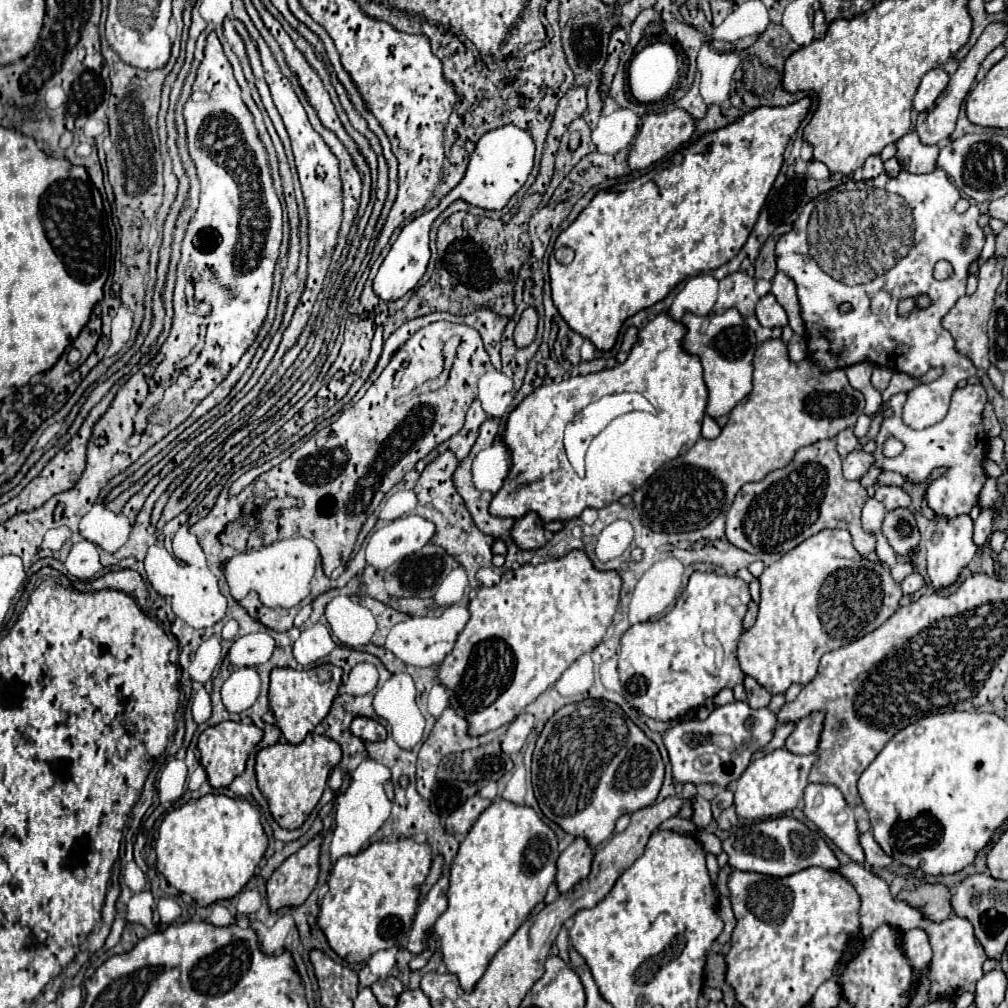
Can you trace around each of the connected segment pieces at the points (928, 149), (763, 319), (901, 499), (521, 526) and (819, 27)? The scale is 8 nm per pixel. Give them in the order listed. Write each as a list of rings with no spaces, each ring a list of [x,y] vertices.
[[[907,132],[903,138],[895,142],[897,154],[895,158],[901,164],[901,170],[911,172],[911,174],[925,174],[933,172],[937,168],[937,146],[925,146],[921,144],[919,136],[915,132]]]
[[[767,294],[757,302],[757,320],[761,322],[761,326],[767,328],[775,328],[775,326],[783,328],[787,324],[787,314],[783,306],[775,300],[775,296]]]
[[[877,484],[873,498],[879,500],[879,502],[883,502],[887,510],[889,508],[899,508],[899,506],[907,508],[911,504],[911,498],[909,498],[909,494],[903,488],[899,488],[899,486],[887,486],[887,484]]]
[[[527,512],[525,516],[515,520],[511,528],[511,538],[523,550],[537,550],[547,542],[543,522],[535,512]]]
[[[817,10],[813,16],[813,30],[815,30],[815,38],[823,38],[827,32],[827,22],[825,22],[821,10]]]

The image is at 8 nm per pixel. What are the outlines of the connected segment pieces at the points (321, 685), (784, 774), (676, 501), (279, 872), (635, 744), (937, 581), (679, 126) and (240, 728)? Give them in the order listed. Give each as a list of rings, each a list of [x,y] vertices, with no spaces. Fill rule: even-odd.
[[[321,664],[313,670],[293,670],[293,668],[273,668],[269,682],[269,706],[275,724],[291,744],[303,742],[303,738],[313,732],[313,728],[327,716],[333,698],[341,686],[343,670],[333,664]]]
[[[785,748],[773,750],[765,754],[763,758],[751,762],[747,770],[741,774],[735,786],[735,808],[741,818],[749,820],[763,820],[763,818],[775,818],[781,816],[789,810],[793,810],[799,800],[803,798],[803,790],[807,786],[807,776],[811,766],[815,764],[817,756],[815,754],[793,754]]]
[[[771,338],[757,344],[753,356],[753,390],[729,412],[729,422],[721,428],[721,434],[713,440],[699,438],[687,454],[665,462],[633,492],[633,504],[641,514],[643,524],[655,532],[691,532],[703,528],[719,516],[719,512],[725,512],[731,506],[733,496],[743,484],[763,480],[769,472],[789,464],[797,448],[815,444],[817,440],[835,438],[837,432],[855,426],[857,418],[863,414],[863,394],[849,384],[845,372],[833,370],[829,374],[819,374],[817,386],[809,386],[807,380],[811,380],[811,376],[817,376],[817,368],[809,360],[791,362],[783,340]]]
[[[323,832],[309,840],[299,852],[291,854],[267,880],[267,902],[271,910],[301,906],[313,892],[319,876],[319,850]]]
[[[587,698],[559,708],[547,720],[533,750],[533,790],[541,812],[565,832],[585,838],[591,848],[599,846],[613,834],[619,816],[633,814],[655,802],[663,784],[663,774],[665,764],[655,742],[643,734],[621,706],[601,698]]]
[[[961,514],[955,518],[935,516],[923,534],[923,544],[927,548],[927,572],[935,590],[949,586],[957,580],[959,572],[971,562],[975,556],[975,542],[973,542],[973,520],[969,514]]]
[[[681,108],[645,116],[627,158],[629,168],[645,170],[651,164],[663,160],[667,154],[681,148],[685,142],[691,140],[695,132],[695,122],[697,120]]]
[[[241,720],[241,722],[221,722],[217,726],[209,726],[201,736],[199,736],[199,752],[201,752],[201,764],[207,772],[207,778],[211,782],[213,788],[223,788],[229,786],[239,774],[243,774],[245,770],[245,762],[251,754],[251,750],[261,742],[263,738],[263,730],[257,728],[253,722],[249,720]]]

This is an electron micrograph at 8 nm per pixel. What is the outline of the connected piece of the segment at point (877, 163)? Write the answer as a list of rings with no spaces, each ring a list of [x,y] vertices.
[[[871,156],[871,158],[865,160],[865,164],[863,164],[863,180],[873,180],[881,172],[885,172],[885,170],[883,170],[883,162],[881,162],[879,156]]]

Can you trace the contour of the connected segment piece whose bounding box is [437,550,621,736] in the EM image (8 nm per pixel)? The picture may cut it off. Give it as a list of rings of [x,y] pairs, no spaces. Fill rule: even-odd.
[[[571,550],[561,558],[537,566],[523,564],[517,570],[507,570],[499,584],[481,586],[469,602],[471,618],[465,630],[457,636],[455,648],[437,670],[437,678],[449,688],[451,708],[469,720],[469,736],[481,736],[513,722],[517,714],[551,688],[579,656],[591,652],[613,624],[613,616],[619,608],[619,592],[619,572],[597,570],[583,550]]]

